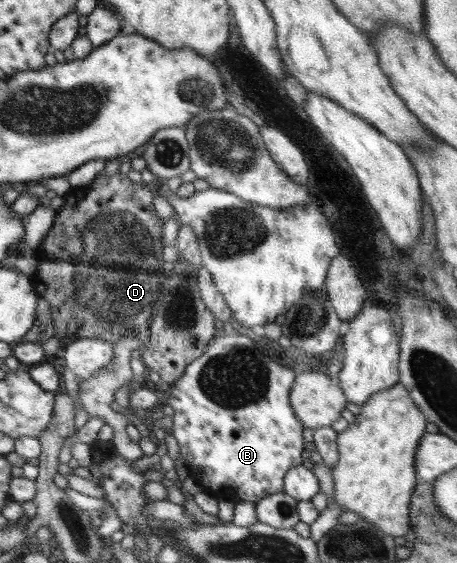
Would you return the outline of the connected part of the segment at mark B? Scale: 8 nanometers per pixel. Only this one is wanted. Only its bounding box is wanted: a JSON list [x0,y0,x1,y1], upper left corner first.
[159,331,306,504]

